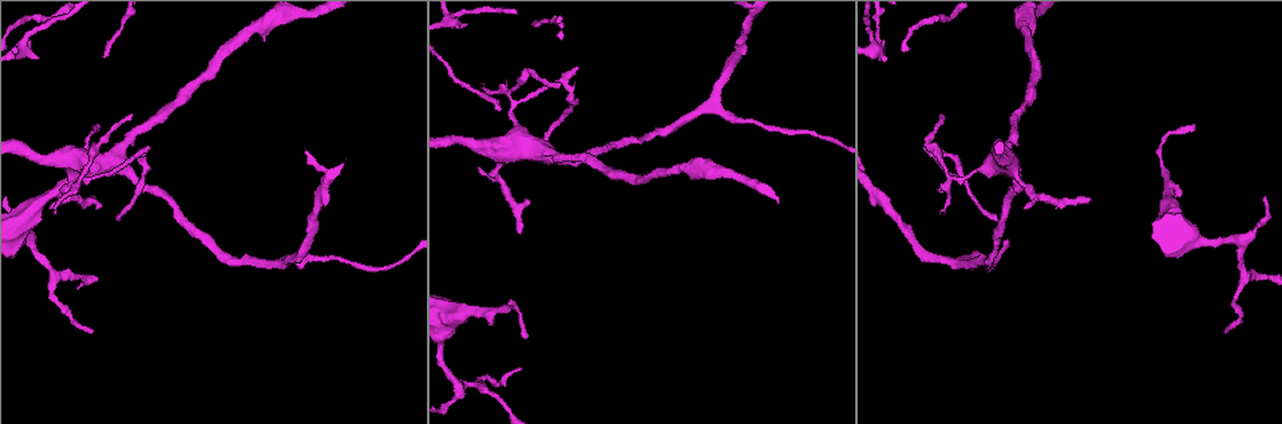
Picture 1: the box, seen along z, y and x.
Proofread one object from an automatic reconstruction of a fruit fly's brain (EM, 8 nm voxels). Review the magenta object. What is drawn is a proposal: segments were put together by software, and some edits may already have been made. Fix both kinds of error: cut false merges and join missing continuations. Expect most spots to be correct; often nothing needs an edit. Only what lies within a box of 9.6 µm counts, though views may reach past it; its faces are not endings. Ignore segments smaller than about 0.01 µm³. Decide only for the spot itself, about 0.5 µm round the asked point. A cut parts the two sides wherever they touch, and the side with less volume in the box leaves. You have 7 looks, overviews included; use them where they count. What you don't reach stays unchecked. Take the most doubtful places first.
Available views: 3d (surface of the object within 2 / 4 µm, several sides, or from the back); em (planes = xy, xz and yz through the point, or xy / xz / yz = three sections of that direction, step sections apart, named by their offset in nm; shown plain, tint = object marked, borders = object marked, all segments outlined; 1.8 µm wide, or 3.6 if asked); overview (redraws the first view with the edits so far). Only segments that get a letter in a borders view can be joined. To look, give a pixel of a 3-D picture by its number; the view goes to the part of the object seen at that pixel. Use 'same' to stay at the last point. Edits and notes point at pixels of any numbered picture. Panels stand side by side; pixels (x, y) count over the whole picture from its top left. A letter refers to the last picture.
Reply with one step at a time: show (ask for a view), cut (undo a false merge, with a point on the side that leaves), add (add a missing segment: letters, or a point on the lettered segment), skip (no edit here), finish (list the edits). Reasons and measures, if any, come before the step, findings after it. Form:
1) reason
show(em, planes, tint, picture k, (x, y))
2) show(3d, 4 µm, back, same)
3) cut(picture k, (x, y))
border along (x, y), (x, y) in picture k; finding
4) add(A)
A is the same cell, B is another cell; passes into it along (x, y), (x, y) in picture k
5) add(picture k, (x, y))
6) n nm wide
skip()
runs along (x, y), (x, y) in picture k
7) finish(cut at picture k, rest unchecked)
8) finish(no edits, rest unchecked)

a narrow waist
show(3d, 2 µm, back, picture 1, (512, 109))

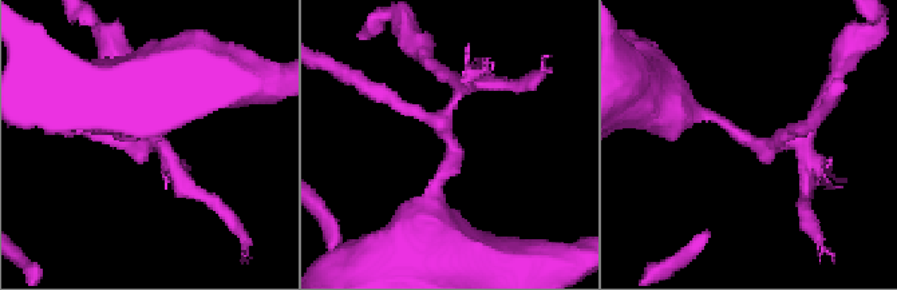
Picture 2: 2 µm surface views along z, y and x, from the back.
now the EM
show(em, xy, step 16, tint, picture 2, (447, 135))

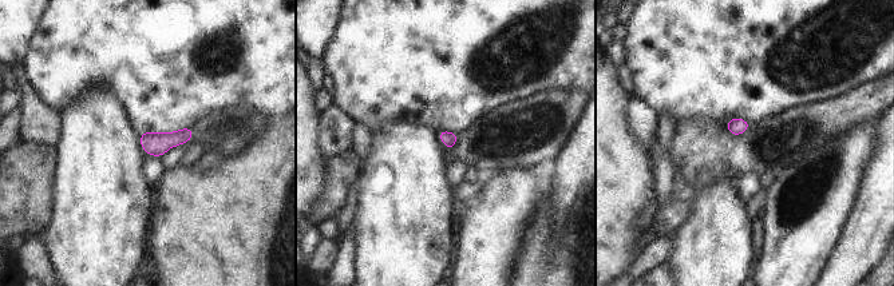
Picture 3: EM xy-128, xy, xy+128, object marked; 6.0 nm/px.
show(em, planes, borders, same)

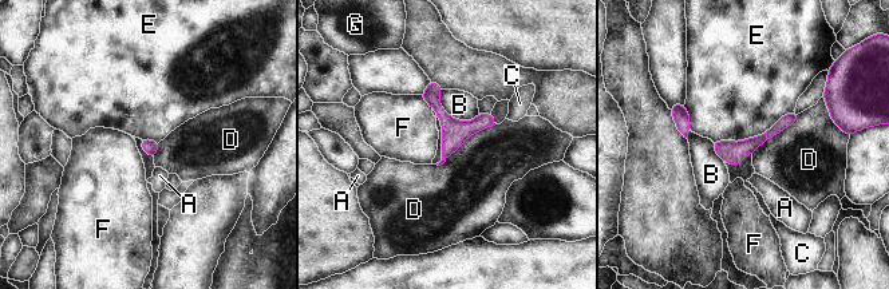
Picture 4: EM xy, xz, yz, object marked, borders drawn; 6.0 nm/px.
E touches over 550 nm
skip()
A, B, C, D, E, F and G are other cells; border along (496, 123), (473, 133), (437, 165) in picture 4; all the same neuron

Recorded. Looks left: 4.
three arms meet
show(3d, 2 µm, picture 1, (275, 262))

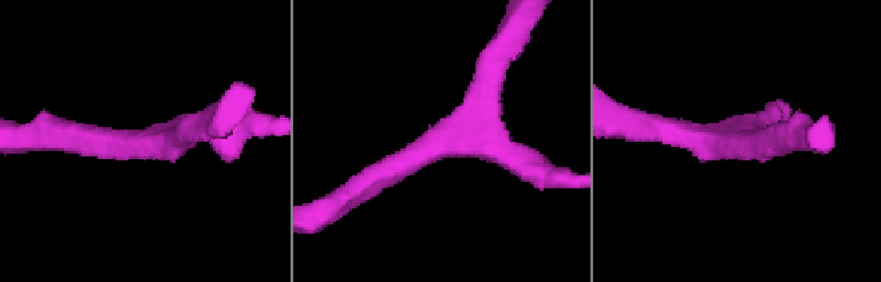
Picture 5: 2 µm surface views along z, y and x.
3 arms; arms of 200, 200, 220 nm
show(em, planes, tint, picture 5, (140, 142))

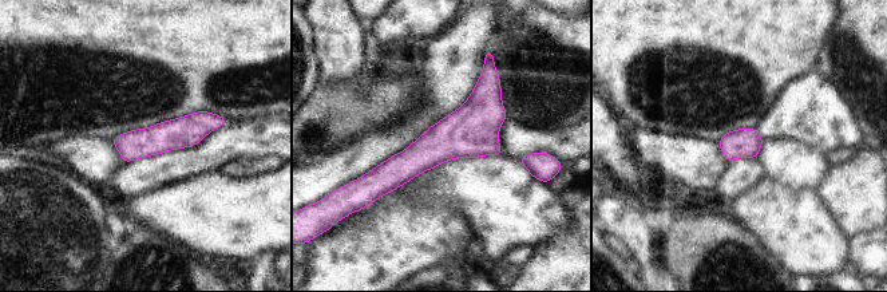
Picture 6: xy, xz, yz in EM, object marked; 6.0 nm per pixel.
see the neighbours
show(em, planes, borders, same)

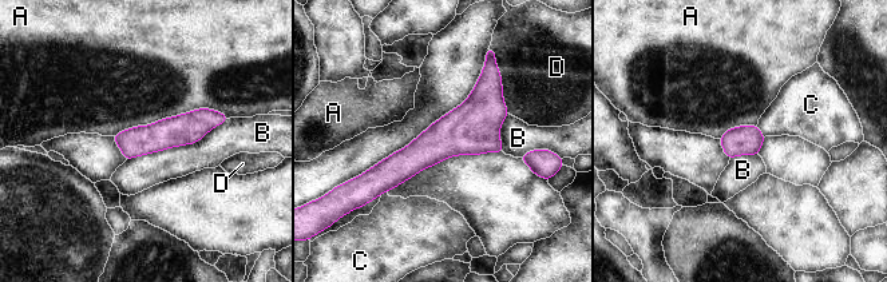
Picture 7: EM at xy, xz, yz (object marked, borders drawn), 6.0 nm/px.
180 nm wide
skip()
A, B, C and D are other cells; border along (229, 116), (194, 108), (113, 135) in picture 7; all the same neuron

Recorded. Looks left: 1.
finish(no edits, rest unchecked)

